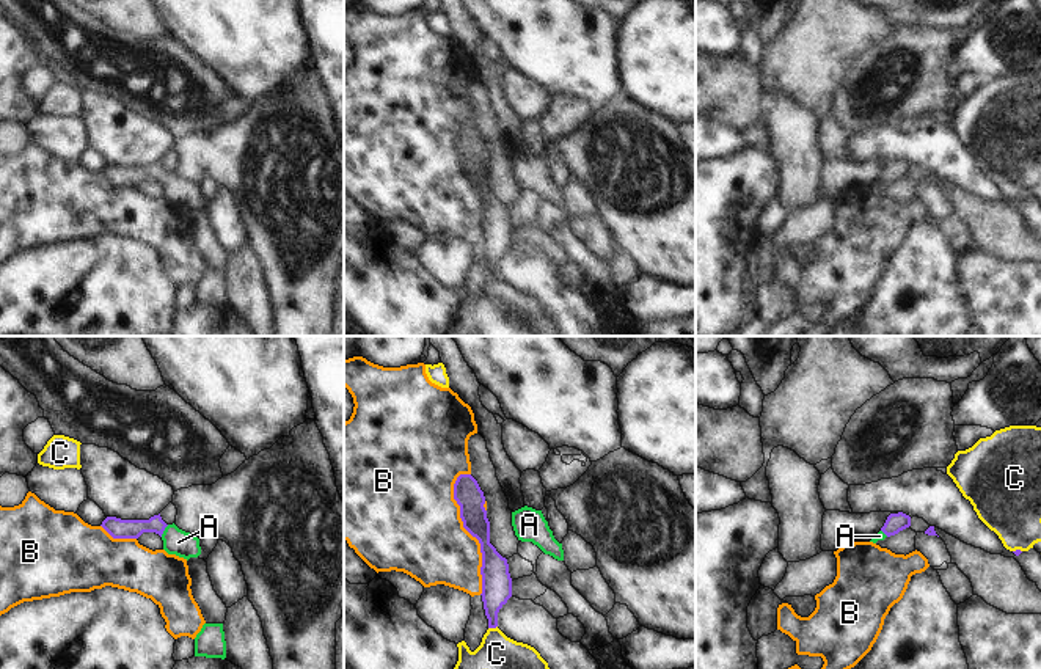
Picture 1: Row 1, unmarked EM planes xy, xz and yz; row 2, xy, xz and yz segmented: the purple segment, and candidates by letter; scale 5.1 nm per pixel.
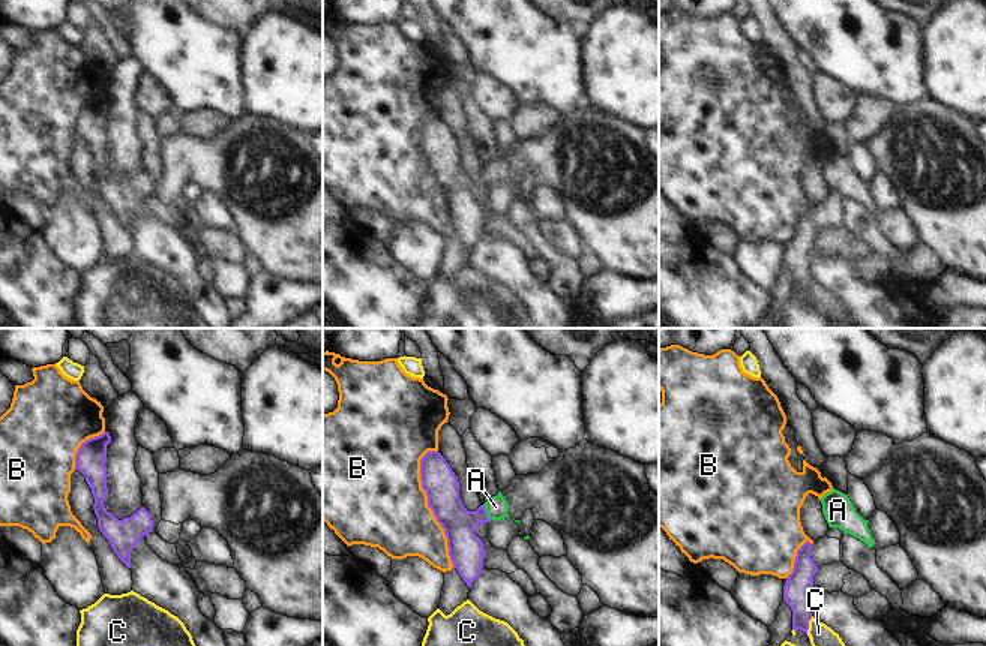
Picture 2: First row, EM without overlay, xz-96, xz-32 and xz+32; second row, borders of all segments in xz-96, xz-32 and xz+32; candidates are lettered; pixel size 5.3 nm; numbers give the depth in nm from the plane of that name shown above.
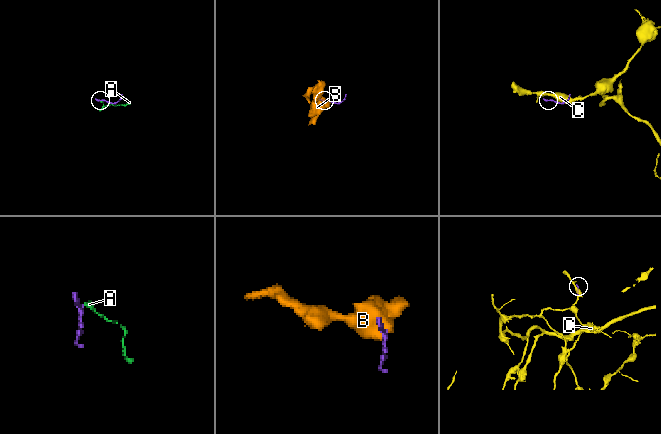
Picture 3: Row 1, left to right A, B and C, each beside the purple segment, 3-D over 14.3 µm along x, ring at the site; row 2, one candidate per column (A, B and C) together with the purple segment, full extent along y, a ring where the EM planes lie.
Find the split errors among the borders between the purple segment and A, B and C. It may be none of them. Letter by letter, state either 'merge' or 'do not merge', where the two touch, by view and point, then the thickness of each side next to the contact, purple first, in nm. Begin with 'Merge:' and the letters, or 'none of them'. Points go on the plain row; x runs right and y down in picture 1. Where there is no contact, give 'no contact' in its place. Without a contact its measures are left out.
Merge: A
A: merge | xy (164, 178) | 100/130 nm
B: do not merge | xz (471, 182) | 140/420 nm
C: do not merge | xz (492, 275) | 160/220 nm

